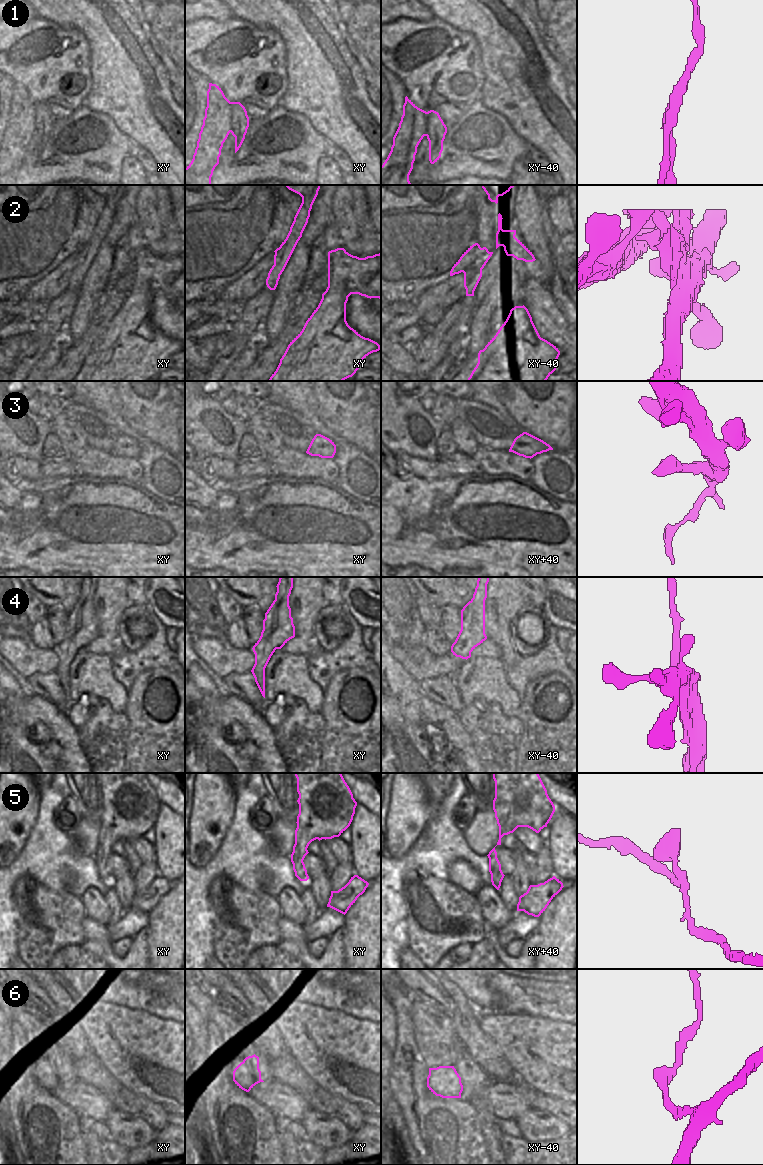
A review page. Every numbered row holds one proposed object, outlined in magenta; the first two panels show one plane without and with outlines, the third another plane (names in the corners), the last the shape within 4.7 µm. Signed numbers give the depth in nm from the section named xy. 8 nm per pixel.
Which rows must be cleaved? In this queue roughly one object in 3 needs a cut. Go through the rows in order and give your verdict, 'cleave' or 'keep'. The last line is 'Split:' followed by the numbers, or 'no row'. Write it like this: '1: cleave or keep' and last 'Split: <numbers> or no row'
1: cleave
2: keep
3: keep
4: cleave
5: keep
6: cleave
Split: 1, 4, 6

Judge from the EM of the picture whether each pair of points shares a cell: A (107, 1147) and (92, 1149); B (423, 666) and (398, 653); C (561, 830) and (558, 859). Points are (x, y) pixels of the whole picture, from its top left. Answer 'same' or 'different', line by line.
A: different
B: same
C: same

